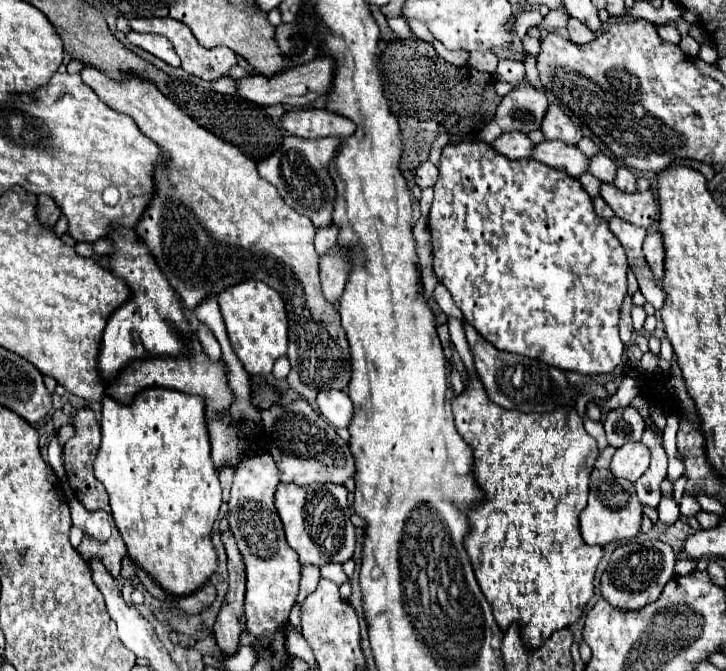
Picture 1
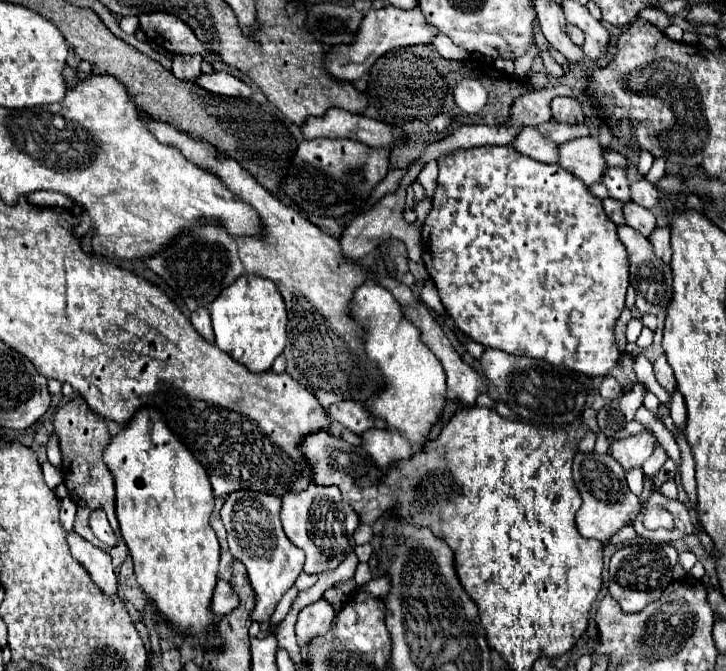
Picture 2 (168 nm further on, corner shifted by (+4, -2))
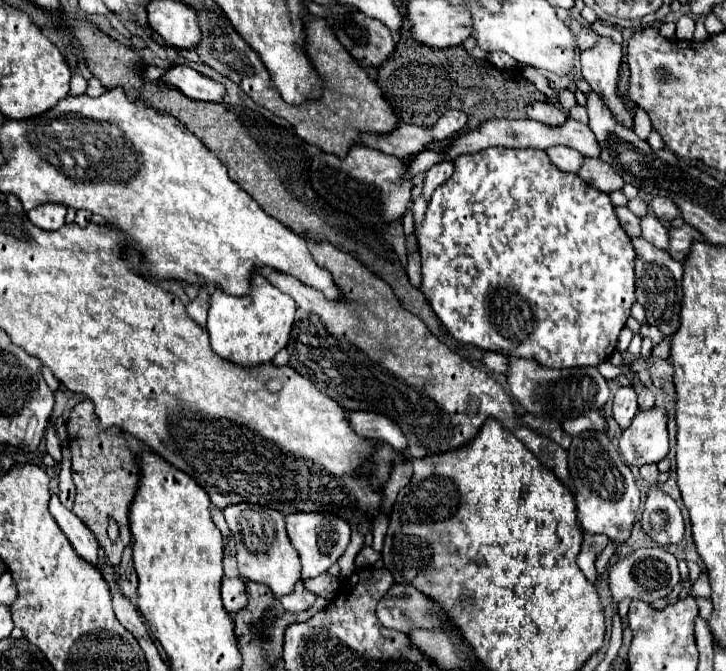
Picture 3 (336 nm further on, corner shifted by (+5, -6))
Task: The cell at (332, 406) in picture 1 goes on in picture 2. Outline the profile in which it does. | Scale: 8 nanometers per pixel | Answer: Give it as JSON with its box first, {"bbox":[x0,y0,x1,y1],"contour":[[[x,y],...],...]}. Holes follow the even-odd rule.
{"bbox":[328,401,386,435],"contour":[[[340,401],[338,405],[332,405],[328,409],[328,415],[356,435],[362,435],[366,429],[372,429],[372,427],[386,429],[386,423],[382,419],[374,417],[370,409],[366,409],[366,405],[354,403],[354,401]]]}

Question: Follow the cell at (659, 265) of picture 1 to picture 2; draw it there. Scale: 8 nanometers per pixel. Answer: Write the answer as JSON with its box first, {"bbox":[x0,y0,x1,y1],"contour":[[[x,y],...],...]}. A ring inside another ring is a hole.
{"bbox":[650,225,672,263],"contour":[[[666,225],[666,227],[654,229],[652,235],[650,235],[650,241],[652,241],[652,245],[654,245],[654,253],[656,253],[662,261],[670,263],[670,257],[672,257],[672,247],[670,247],[670,227]]]}

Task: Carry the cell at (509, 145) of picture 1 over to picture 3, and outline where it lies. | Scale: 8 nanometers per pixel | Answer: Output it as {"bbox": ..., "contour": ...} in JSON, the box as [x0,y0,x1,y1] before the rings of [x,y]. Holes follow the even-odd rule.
{"bbox":[547,147,583,173],"contour":[[[549,147],[547,155],[549,155],[549,161],[553,165],[557,165],[561,171],[575,173],[583,163],[583,155],[569,147]]]}

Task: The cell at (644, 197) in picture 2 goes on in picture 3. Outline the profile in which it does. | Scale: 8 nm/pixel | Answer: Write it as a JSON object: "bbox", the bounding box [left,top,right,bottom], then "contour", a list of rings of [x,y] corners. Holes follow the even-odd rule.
{"bbox":[651,197,681,219],"contour":[[[653,197],[651,199],[651,209],[653,209],[653,213],[659,217],[659,219],[675,219],[677,215],[681,215],[679,213],[679,209],[677,209],[677,205],[673,203],[673,201],[669,201],[667,197]]]}

